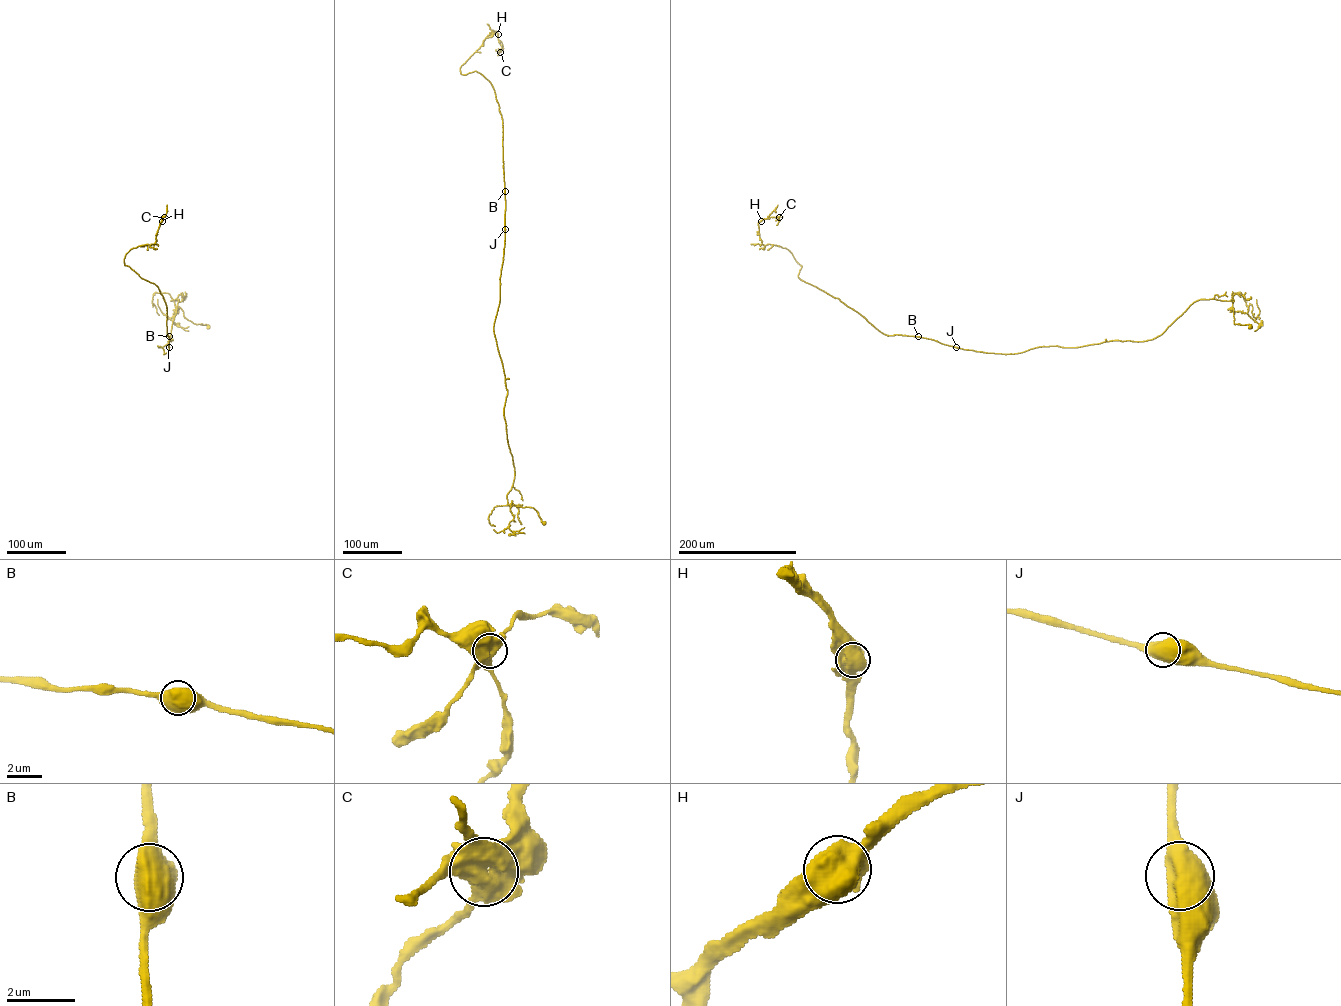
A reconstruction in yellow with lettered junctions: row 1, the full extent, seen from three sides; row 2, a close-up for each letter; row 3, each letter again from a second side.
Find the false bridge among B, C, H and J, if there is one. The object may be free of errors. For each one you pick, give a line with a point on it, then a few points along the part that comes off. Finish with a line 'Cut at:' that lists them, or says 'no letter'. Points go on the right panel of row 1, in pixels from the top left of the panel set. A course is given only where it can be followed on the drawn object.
Cut at: no letter

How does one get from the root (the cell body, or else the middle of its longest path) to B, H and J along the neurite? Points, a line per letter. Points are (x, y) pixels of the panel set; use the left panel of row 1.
B: (208, 327), (187, 319), (172, 299), (179, 300), (171, 341), (157, 346), (164, 354), (169, 336)
H: (208, 327), (172, 299), (171, 341), (157, 346), (169, 349), (165, 302), (124, 259), (155, 243), (162, 221)
J: (208, 327), (187, 319), (172, 299), (179, 300), (167, 341), (171, 341), (157, 346), (164, 354), (169, 347)

